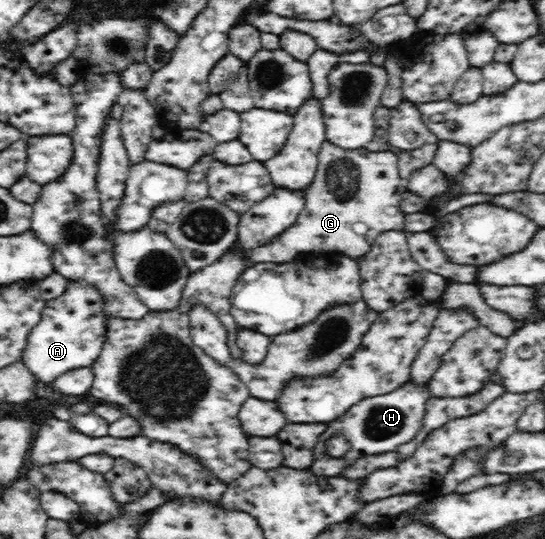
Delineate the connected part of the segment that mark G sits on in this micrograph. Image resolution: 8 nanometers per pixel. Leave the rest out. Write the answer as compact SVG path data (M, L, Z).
M323 142L318 167L311 185L304 191L304 208L295 223L273 241L248 254L251 264L291 263L305 255L335 252L357 260L369 253L373 241L386 231L403 231L404 217L399 201L407 191L407 181L398 172L398 157L392 151L341 149Z

